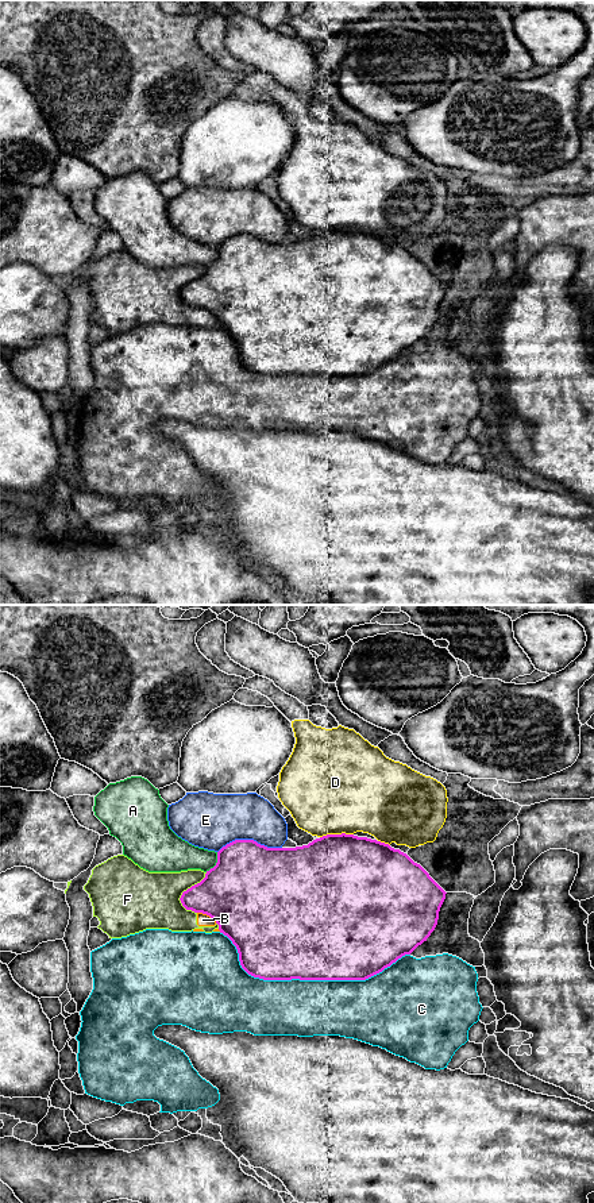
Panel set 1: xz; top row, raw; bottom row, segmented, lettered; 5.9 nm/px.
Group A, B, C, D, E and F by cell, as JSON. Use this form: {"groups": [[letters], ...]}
{"groups": [["A"], ["B", "F"], ["C"], ["D"], ["E"]]}

